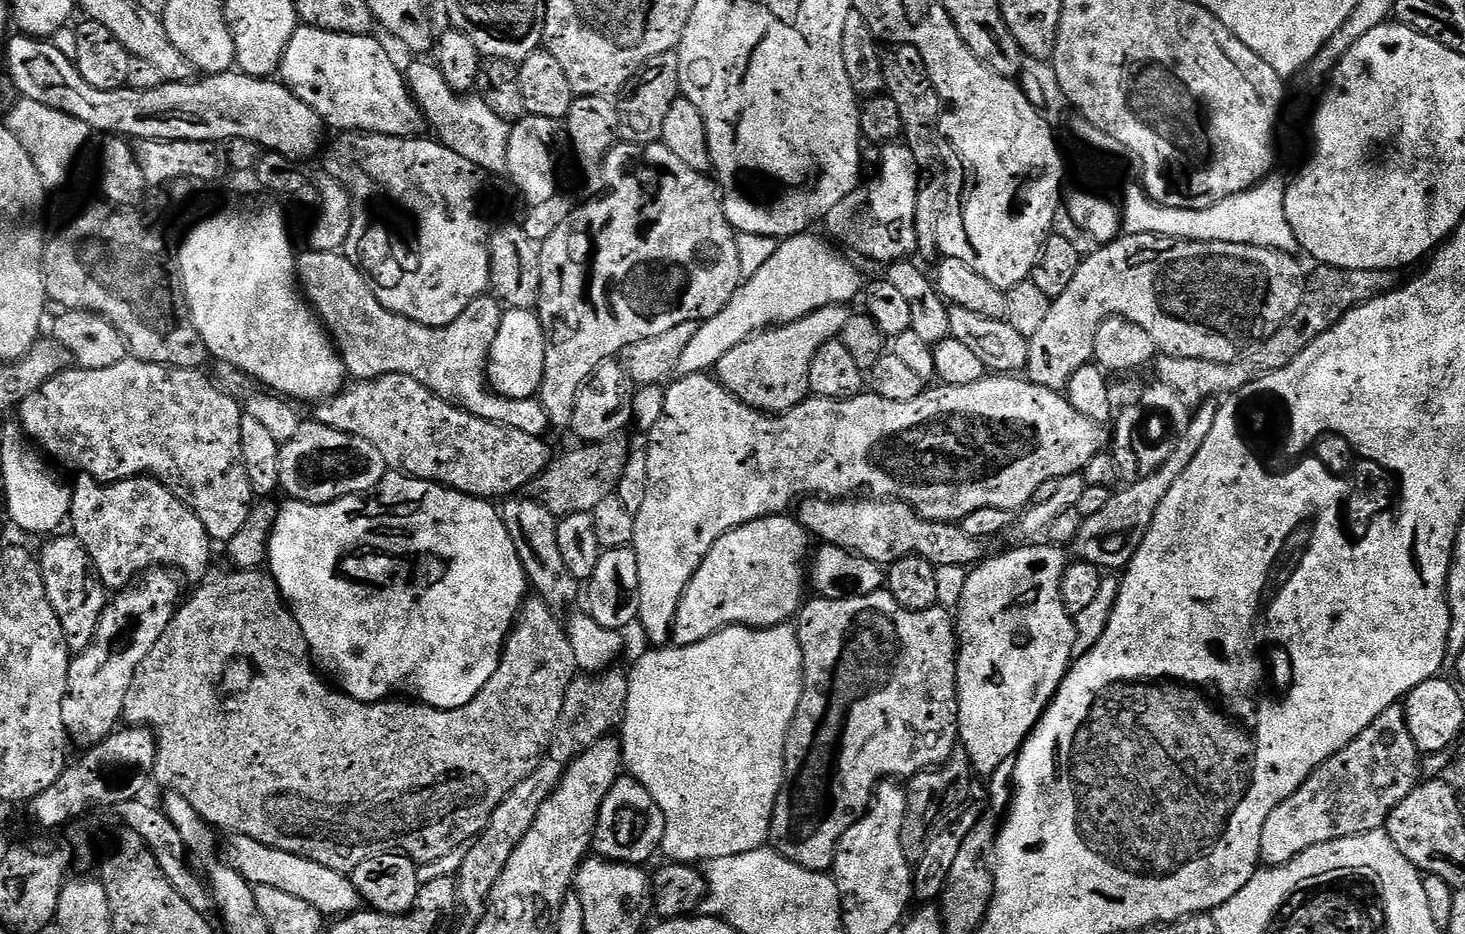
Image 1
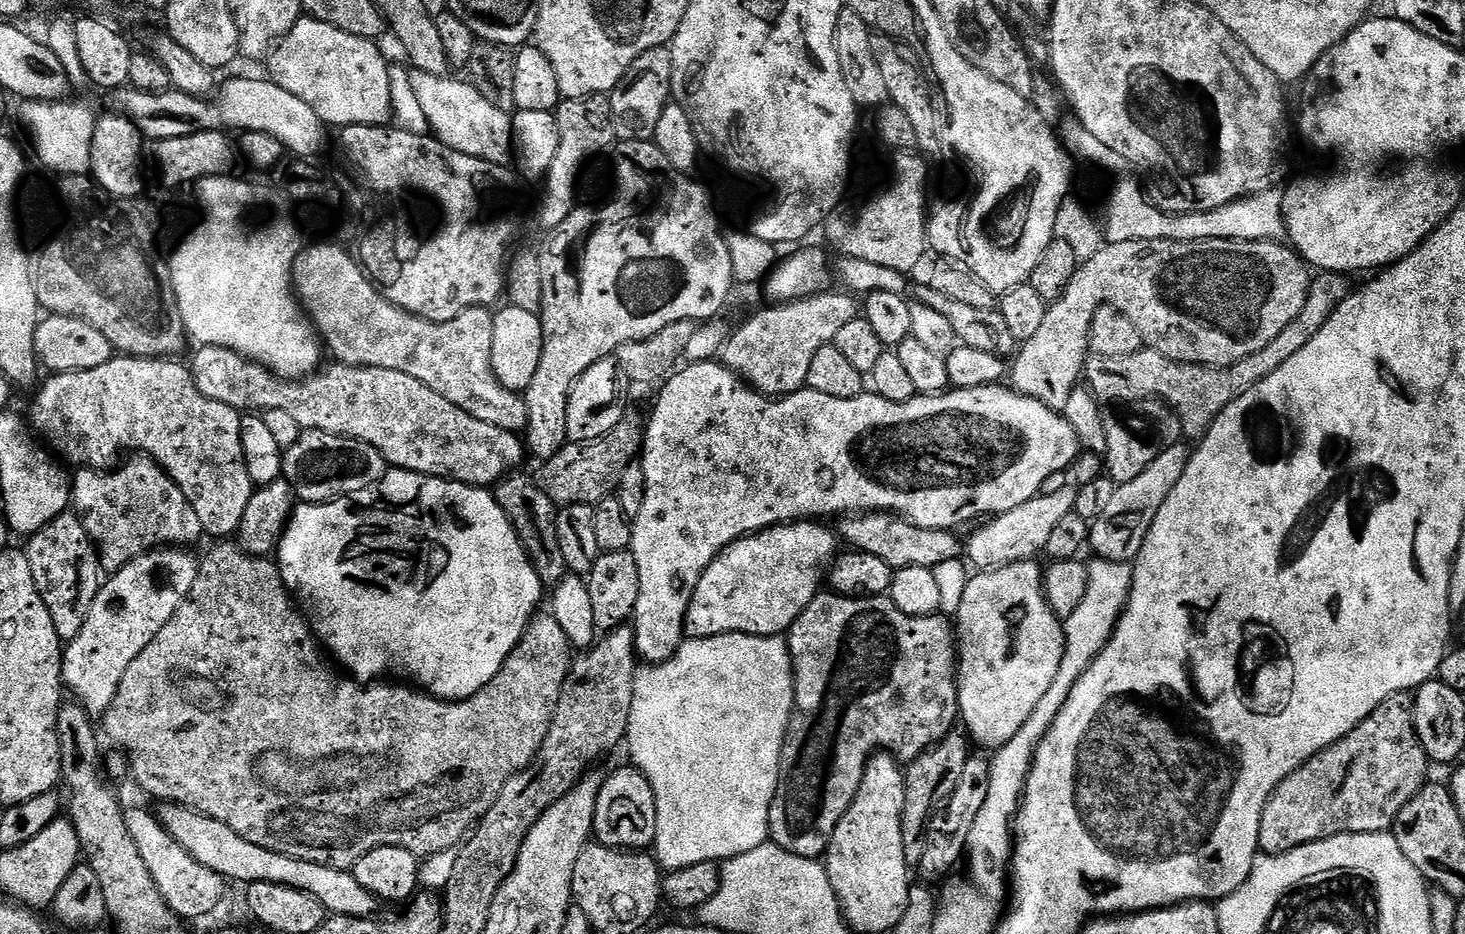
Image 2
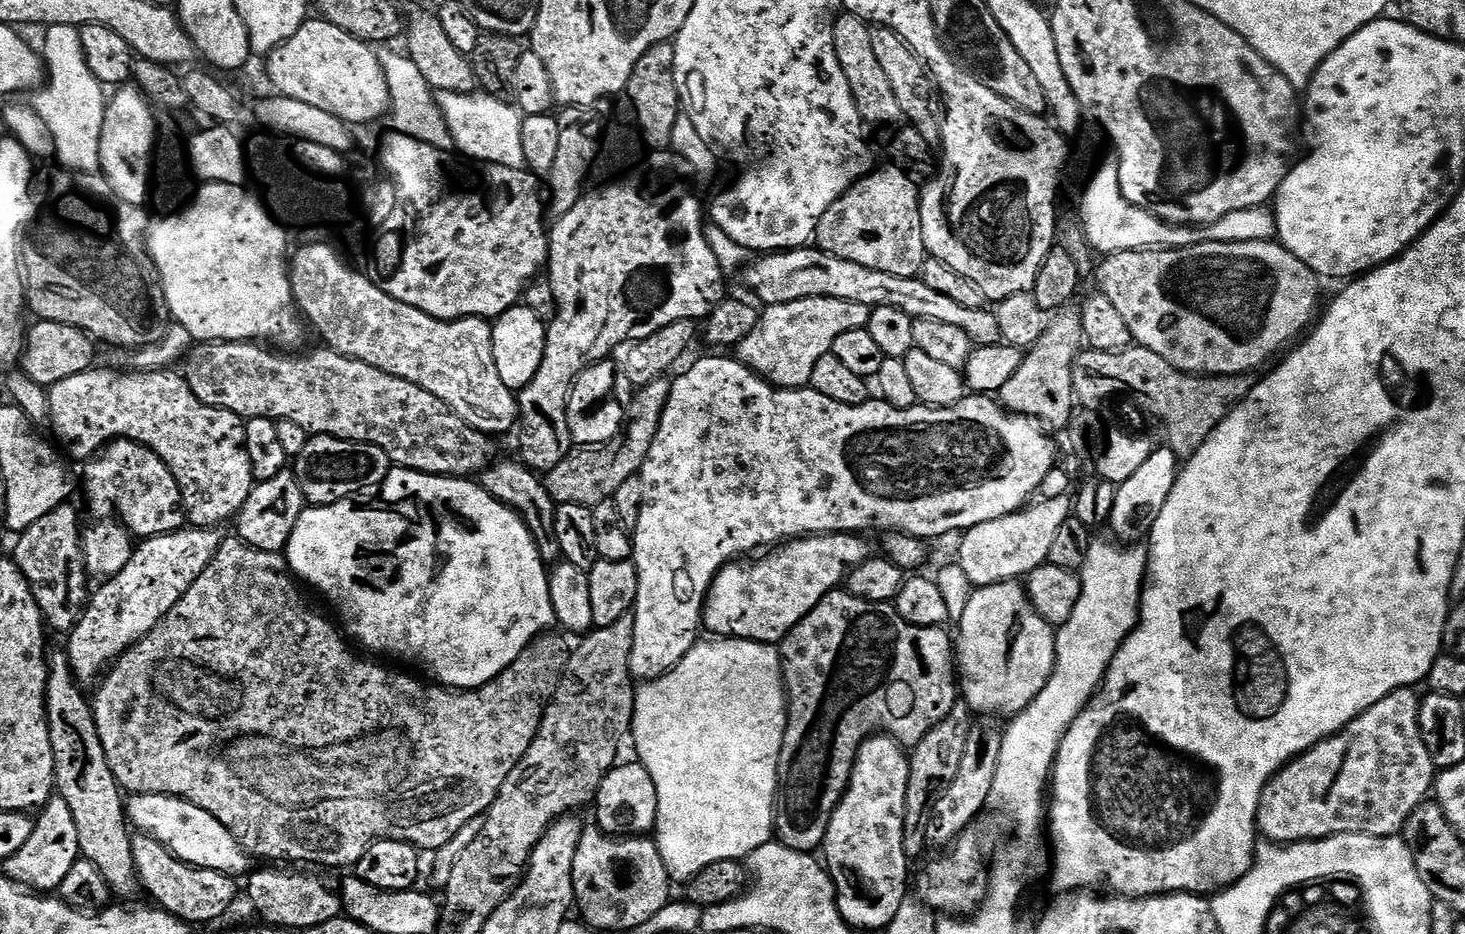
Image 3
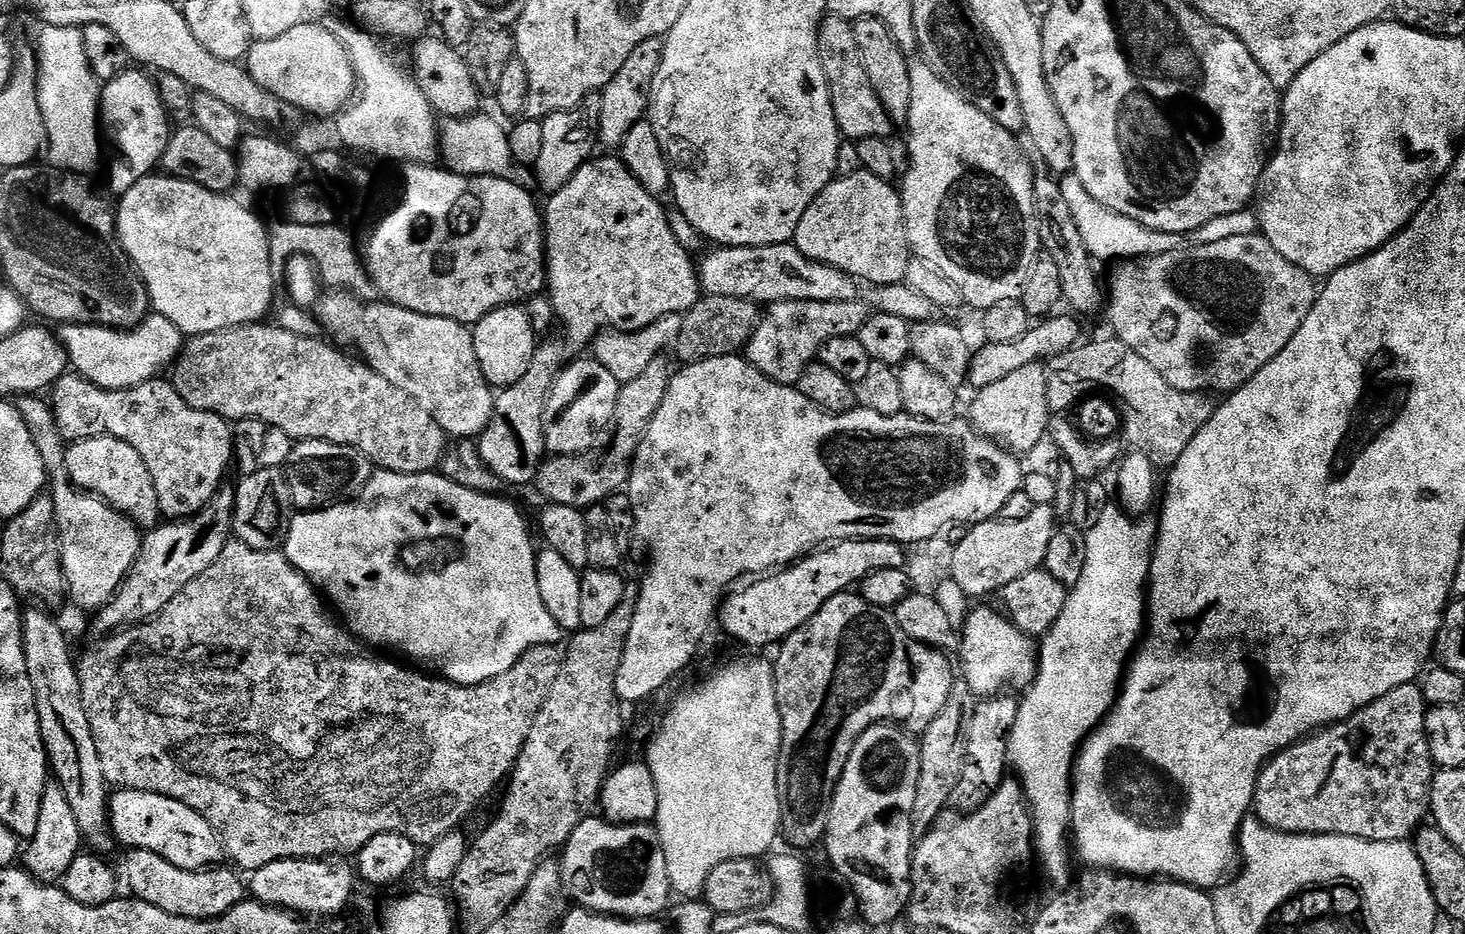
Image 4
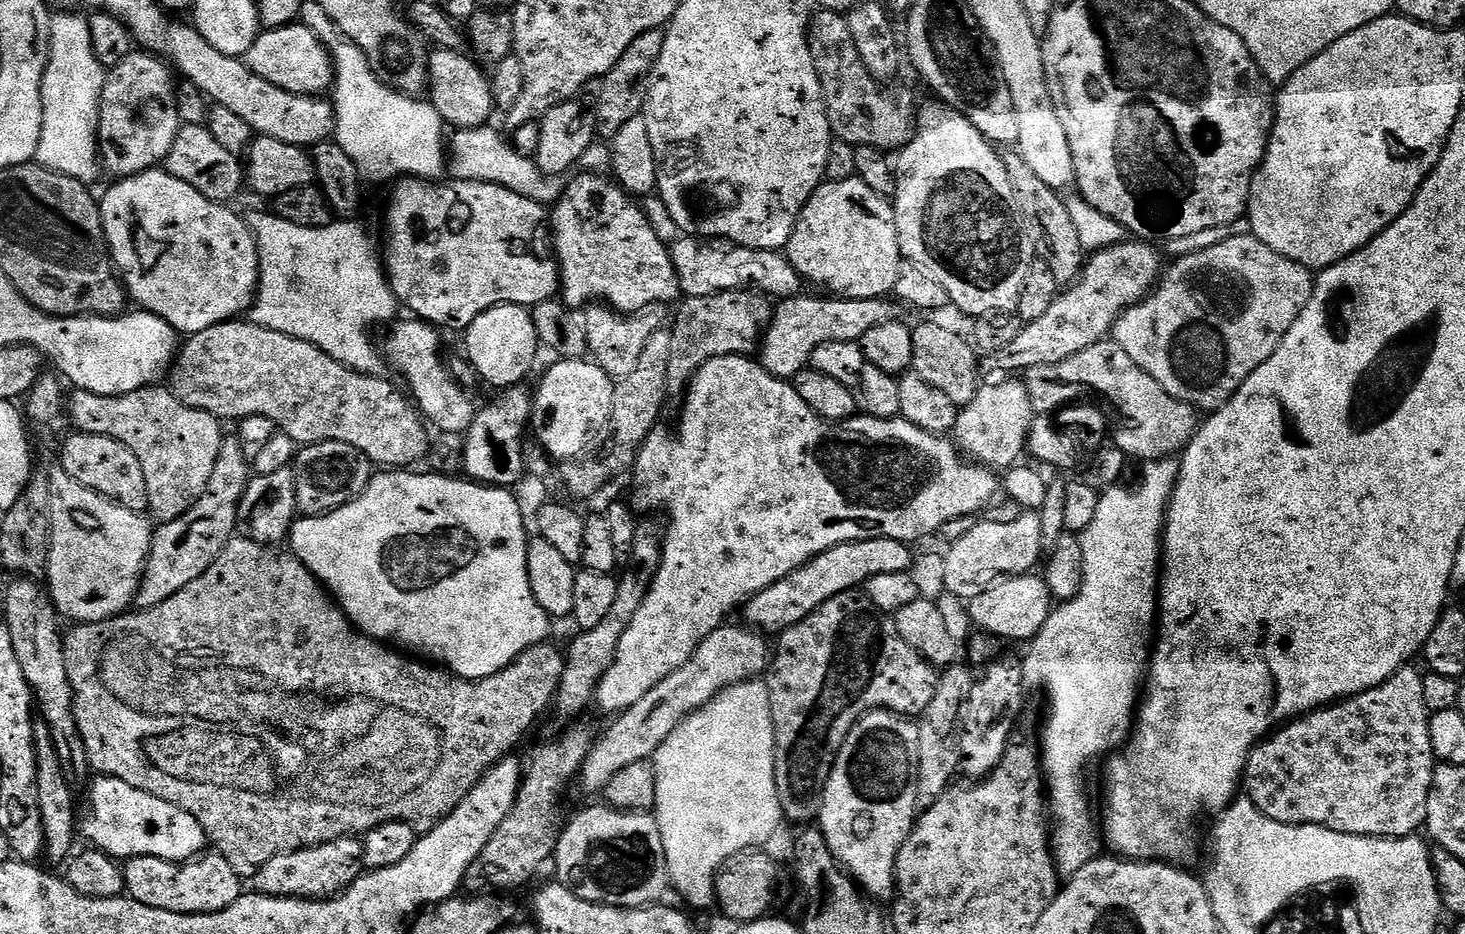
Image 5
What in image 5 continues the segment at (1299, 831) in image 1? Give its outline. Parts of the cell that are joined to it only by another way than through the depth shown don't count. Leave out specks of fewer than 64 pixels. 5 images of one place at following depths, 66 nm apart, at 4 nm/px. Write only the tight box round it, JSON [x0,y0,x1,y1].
[1242,666,1438,840]

